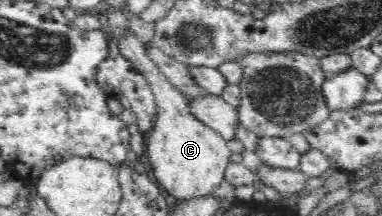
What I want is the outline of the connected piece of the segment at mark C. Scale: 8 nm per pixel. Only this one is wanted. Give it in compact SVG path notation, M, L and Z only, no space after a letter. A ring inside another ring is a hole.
M133 33L120 41L121 53L146 78L155 98L155 125L152 125L147 144L147 155L153 168L153 175L176 199L207 196L223 181L223 173L230 162L232 151L227 140L194 114L193 97L183 93L163 74L148 52Z

